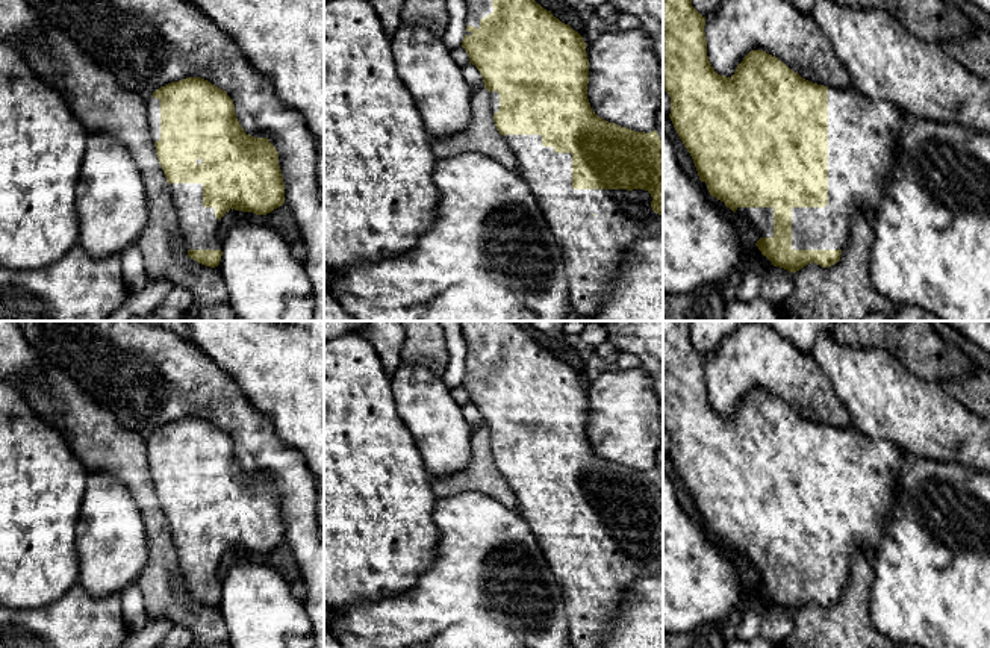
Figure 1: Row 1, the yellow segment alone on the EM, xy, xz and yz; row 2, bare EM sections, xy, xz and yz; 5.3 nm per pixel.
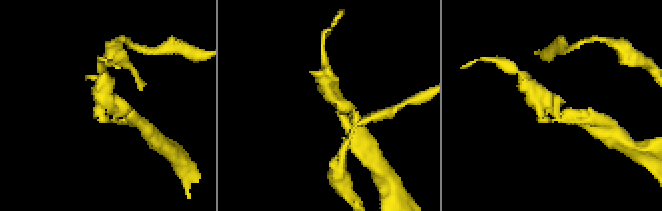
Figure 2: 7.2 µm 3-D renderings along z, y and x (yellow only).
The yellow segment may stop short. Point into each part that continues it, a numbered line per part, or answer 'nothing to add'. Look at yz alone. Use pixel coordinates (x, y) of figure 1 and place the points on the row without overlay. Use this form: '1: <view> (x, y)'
1: yz (863, 476)

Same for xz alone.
1: xz (594, 588)

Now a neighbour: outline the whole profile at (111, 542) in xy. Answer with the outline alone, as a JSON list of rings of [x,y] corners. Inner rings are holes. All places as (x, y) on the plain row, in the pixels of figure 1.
[[[89,472],[76,525],[79,584],[98,600],[138,583],[147,565],[144,519],[129,491],[103,472]]]

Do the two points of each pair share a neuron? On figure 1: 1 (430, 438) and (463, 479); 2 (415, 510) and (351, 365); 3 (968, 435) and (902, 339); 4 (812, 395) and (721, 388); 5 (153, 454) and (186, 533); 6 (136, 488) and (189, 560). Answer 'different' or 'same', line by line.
1: different
2: same
3: different
4: same
5: same
6: different

